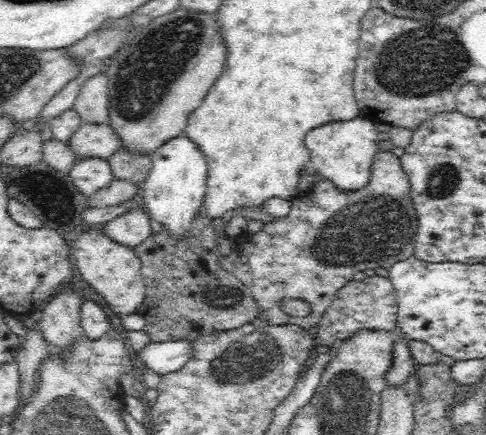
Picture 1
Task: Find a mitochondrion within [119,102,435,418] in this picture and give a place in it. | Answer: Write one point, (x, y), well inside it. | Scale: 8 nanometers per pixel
(372, 230)

